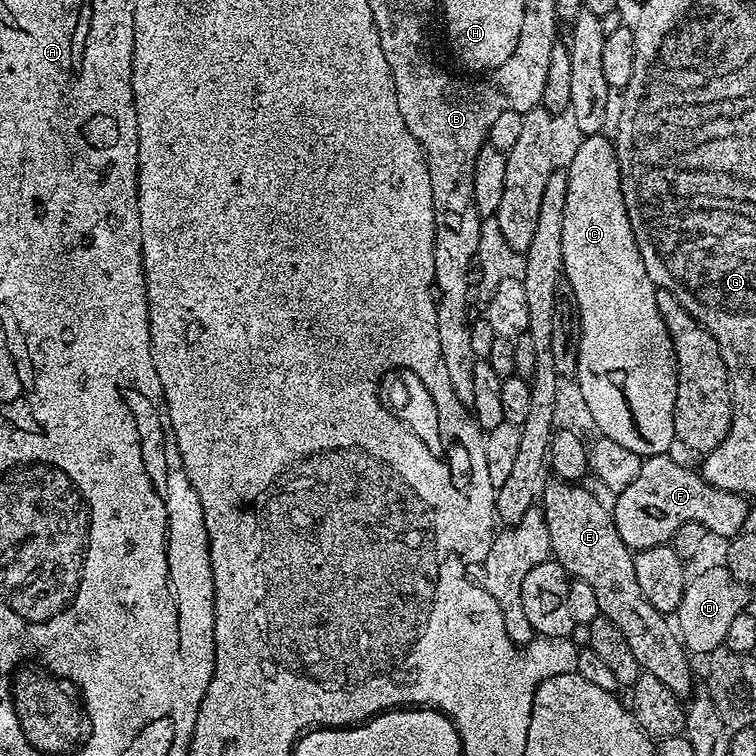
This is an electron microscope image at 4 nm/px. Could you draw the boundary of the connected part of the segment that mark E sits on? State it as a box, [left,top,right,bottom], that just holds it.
[542,479,694,702]

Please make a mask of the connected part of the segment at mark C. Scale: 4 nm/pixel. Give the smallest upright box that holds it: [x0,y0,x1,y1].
[562,134,676,458]

